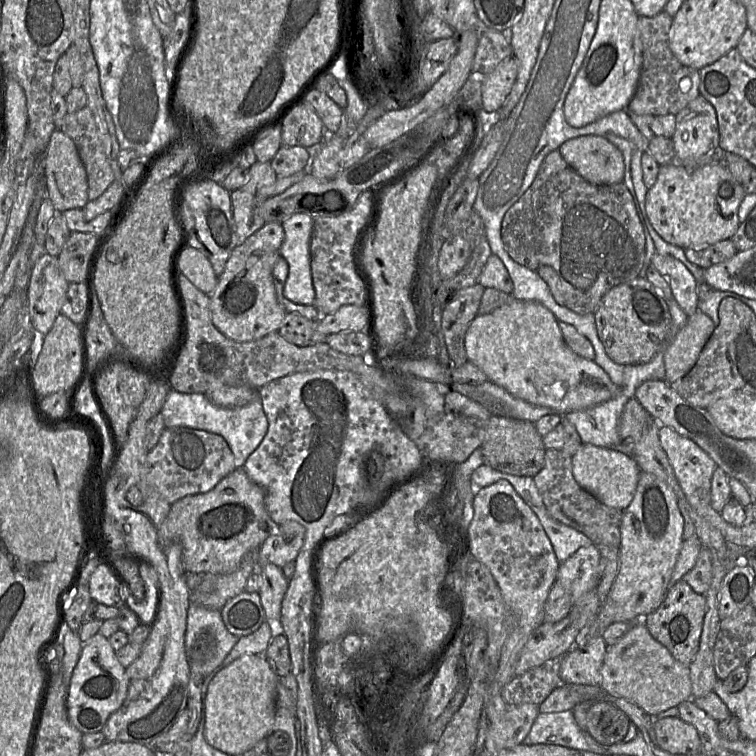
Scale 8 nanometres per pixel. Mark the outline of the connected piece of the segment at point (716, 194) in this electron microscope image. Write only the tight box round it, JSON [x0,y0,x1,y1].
[645,162,746,249]

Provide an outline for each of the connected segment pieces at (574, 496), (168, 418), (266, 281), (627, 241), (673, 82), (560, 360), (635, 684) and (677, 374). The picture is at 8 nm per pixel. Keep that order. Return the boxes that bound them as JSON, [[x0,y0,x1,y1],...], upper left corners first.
[[533,449,623,547],[159,389,268,469],[209,222,286,342],[501,150,645,314],[627,10,700,115],[465,297,619,415],[601,621,692,715],[664,310,715,385]]

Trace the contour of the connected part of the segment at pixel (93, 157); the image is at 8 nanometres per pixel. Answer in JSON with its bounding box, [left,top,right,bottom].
[59,106,114,201]

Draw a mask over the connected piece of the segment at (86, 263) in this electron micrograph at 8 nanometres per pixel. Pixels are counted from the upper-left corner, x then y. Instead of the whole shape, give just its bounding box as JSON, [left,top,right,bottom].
[57,232,101,286]

